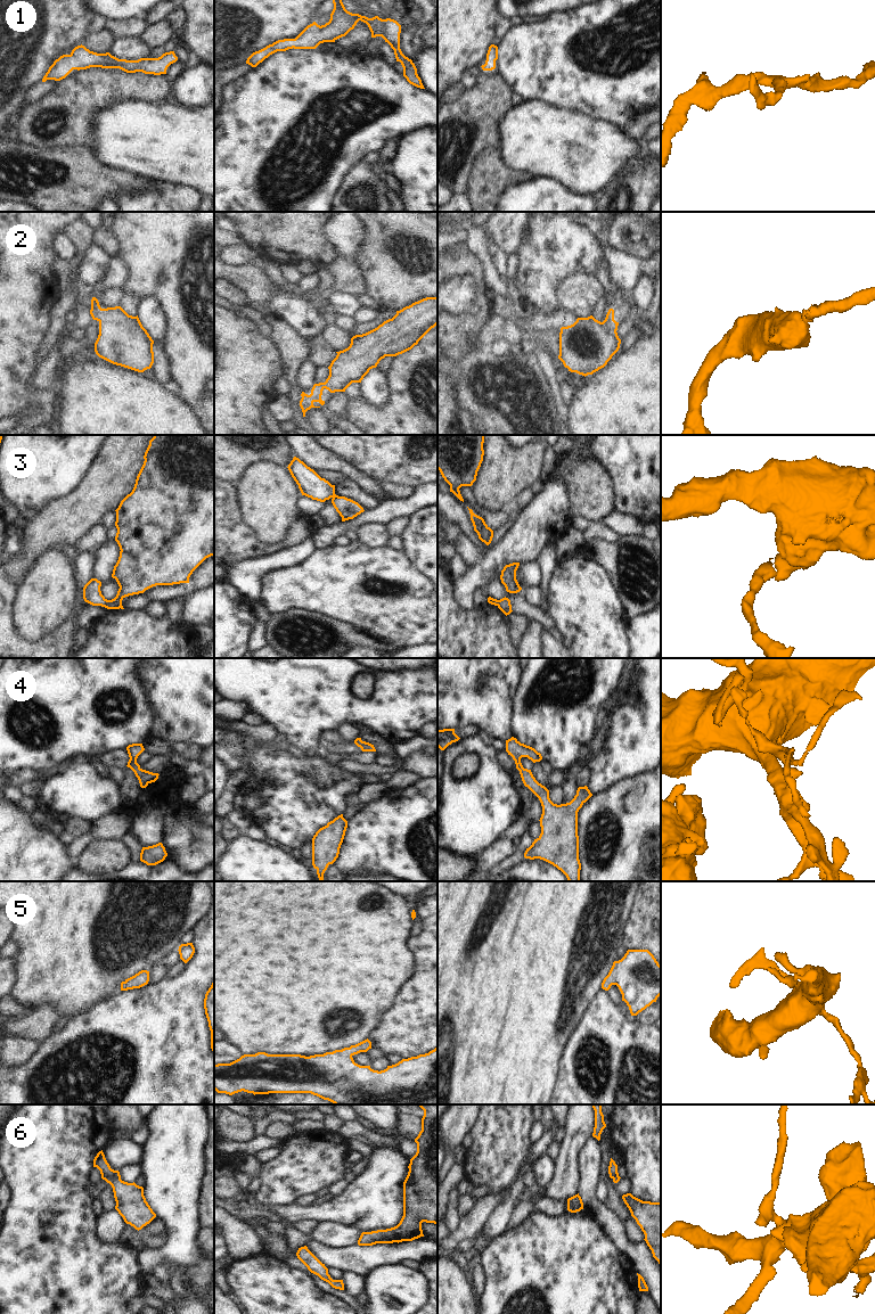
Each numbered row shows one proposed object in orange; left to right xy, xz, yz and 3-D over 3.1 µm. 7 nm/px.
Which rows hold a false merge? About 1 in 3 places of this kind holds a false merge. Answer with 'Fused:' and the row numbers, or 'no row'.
Fused: 3

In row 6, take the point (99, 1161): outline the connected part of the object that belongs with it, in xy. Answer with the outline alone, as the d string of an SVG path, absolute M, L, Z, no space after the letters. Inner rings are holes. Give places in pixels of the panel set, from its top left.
M103 1150L95 1157L93 1167L97 1167L100 1171L101 1179L112 1185L116 1201L115 1209L126 1224L139 1231L156 1217L146 1201L144 1188L134 1182L122 1181L120 1172L111 1168Z

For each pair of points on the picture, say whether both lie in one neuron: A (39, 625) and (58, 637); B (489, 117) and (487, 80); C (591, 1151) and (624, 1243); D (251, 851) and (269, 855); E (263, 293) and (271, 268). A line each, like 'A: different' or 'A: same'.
A: different
B: same
C: same
D: same
E: different

